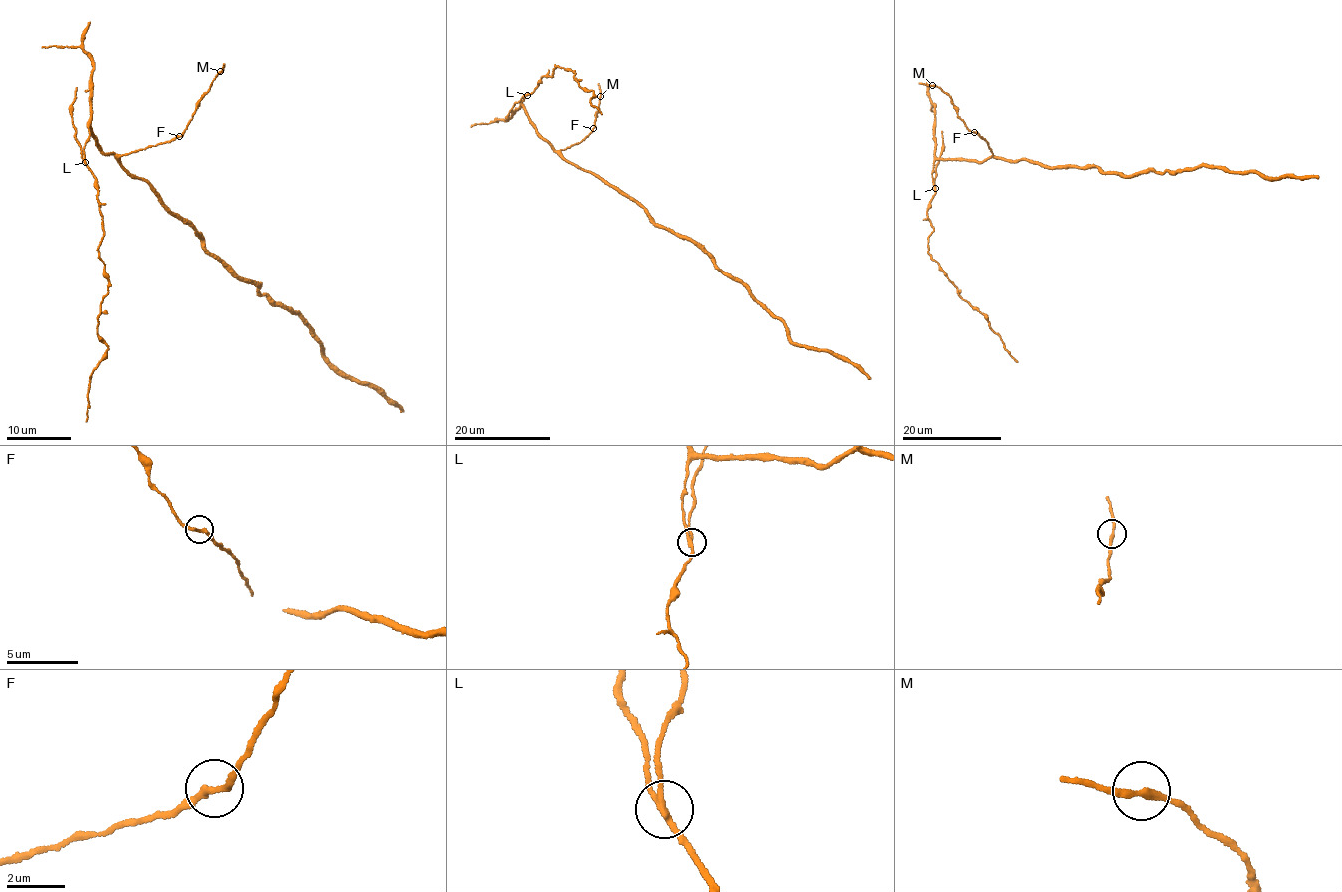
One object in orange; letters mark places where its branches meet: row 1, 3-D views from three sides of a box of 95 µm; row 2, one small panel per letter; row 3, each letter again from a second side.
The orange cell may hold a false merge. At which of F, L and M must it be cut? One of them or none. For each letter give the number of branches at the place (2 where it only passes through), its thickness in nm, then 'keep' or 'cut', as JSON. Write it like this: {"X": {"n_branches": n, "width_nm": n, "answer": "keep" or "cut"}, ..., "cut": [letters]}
{"F": {"n_branches": 2, "width_nm": 220, "answer": "keep"}, "L": {"n_branches": 2, "width_nm": 240, "answer": "cut"}, "M": {"n_branches": 2, "width_nm": 220, "answer": "keep"}, "cut": ["L"]}

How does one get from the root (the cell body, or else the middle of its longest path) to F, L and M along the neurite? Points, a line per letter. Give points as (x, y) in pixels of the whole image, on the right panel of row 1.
F: (1028, 161), (1023, 159), (1013, 163), (993, 156), (986, 142), (974, 132)
L: (1028, 161), (1023, 159), (1013, 163), (992, 157), (977, 162), (936, 160), (932, 175), (935, 188)
M: (1028, 161), (1023, 159), (1013, 163), (993, 156), (986, 142), (966, 128), (949, 96), (932, 85)

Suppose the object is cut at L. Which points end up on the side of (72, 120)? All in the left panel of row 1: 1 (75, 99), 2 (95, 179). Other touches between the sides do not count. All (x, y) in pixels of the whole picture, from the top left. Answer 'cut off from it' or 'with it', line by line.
1: with it
2: with it

